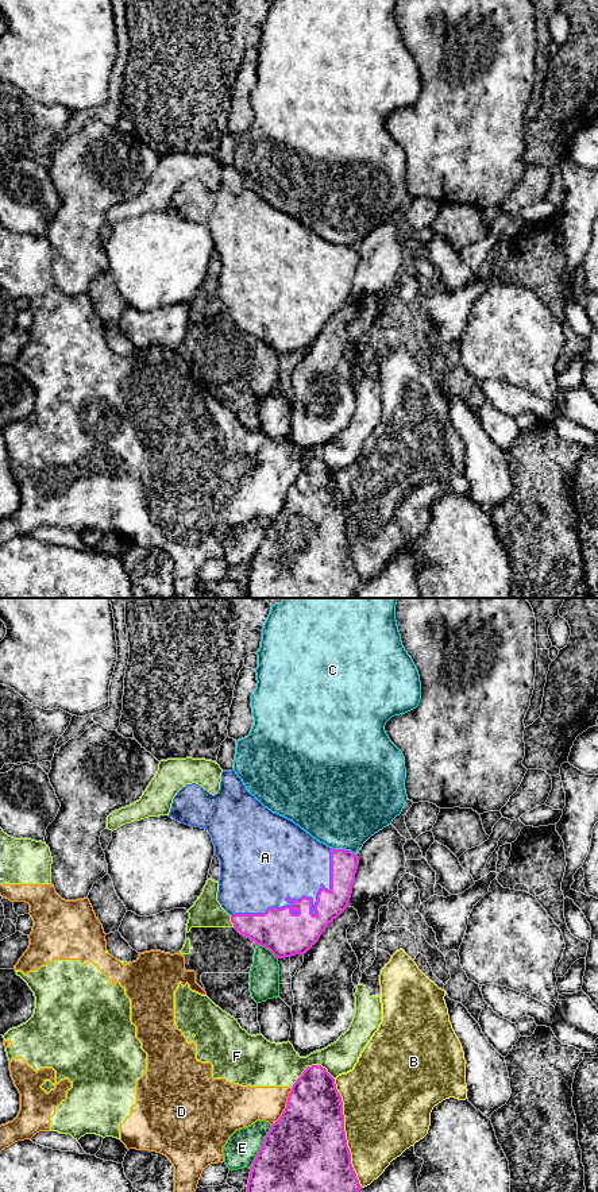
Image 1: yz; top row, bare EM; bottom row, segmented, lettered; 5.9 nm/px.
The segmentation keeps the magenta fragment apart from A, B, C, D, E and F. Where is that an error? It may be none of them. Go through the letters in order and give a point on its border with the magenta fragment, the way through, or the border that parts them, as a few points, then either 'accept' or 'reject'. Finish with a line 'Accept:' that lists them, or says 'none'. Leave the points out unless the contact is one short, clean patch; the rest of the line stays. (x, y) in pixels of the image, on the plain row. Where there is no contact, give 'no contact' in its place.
A: meets magenta in yz at (304, 292); accept
B: meets magenta in yz at (344, 528); reject
C: meets magenta in yz at (344, 245); reject
D: meets magenta in yz at (286, 502); reject
E: meets magenta in yz at (262, 542); reject
F: meets magenta in yz at (312, 461); reject
Accept: A

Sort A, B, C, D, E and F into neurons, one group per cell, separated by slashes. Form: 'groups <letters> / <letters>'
groups A / B / C / D F / E

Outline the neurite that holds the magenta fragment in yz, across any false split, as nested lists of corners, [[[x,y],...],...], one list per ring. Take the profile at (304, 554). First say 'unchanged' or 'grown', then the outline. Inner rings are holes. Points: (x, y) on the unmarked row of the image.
unchanged | [[[321,460],[308,462],[293,479],[286,504],[271,520],[252,560],[246,598],[354,598],[362,585],[351,559],[342,491]]]

